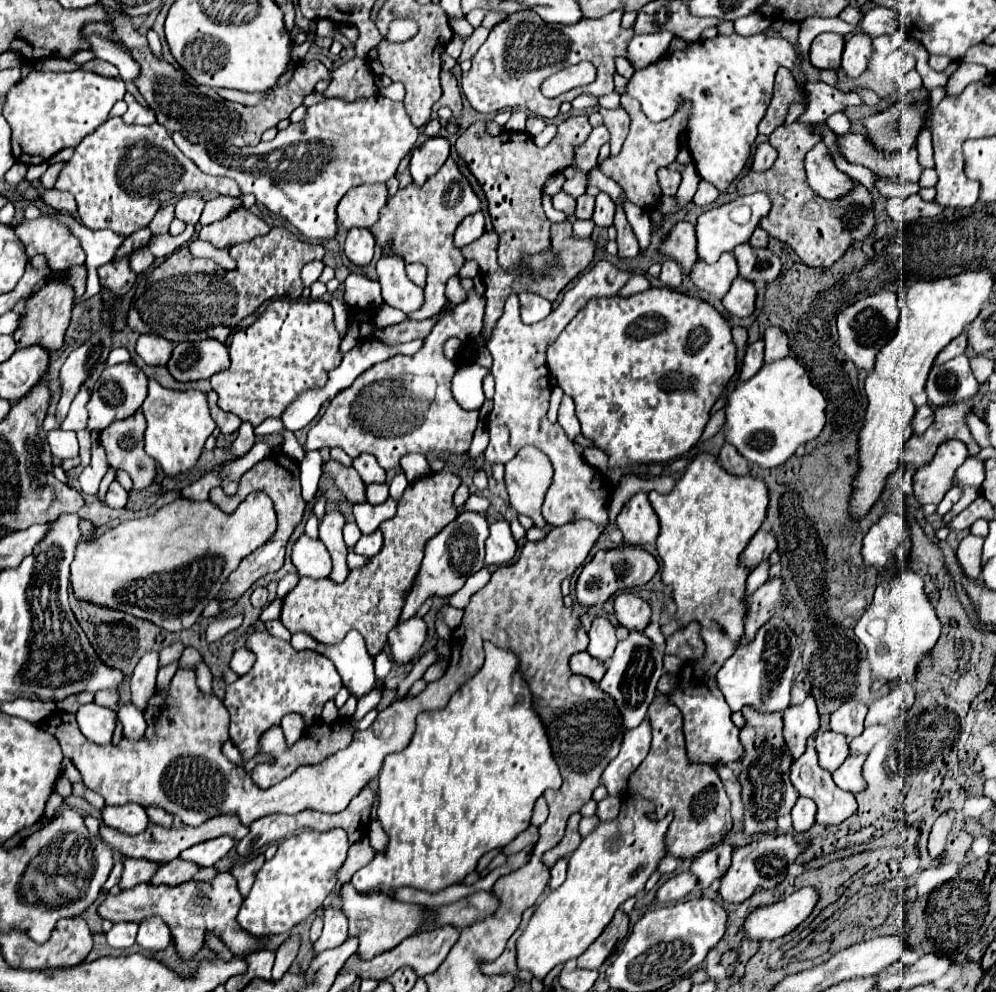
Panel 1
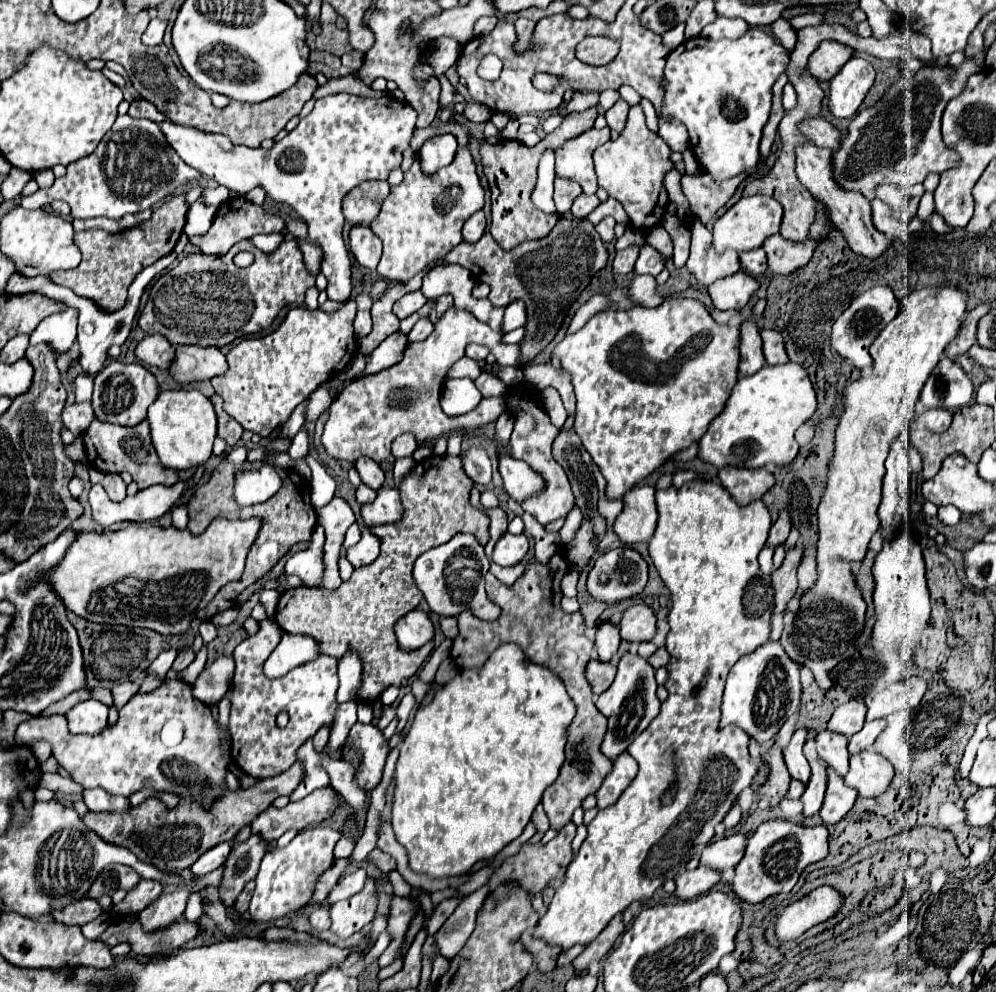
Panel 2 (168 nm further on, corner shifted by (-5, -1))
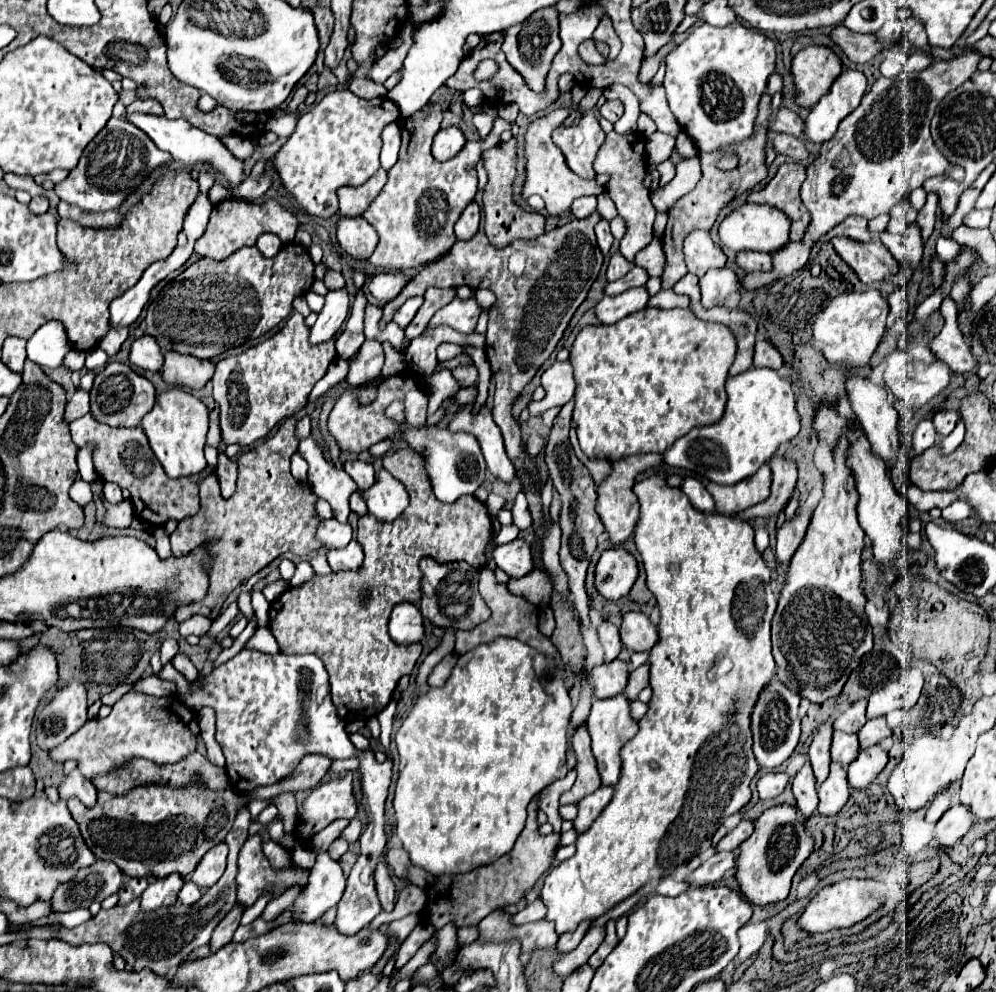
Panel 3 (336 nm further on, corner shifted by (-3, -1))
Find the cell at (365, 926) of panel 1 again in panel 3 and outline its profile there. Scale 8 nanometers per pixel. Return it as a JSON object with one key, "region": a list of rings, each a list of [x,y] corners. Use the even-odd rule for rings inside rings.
{"region":[[[188,878],[188,880],[184,882],[184,886],[182,886],[182,890],[178,892],[178,900],[180,900],[182,904],[190,906],[192,902],[198,902],[198,898],[200,898],[200,888]]]}

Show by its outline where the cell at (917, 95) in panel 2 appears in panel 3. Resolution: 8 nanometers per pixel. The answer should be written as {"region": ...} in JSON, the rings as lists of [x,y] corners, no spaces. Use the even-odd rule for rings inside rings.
{"region":[[[968,52],[952,62],[934,62],[922,72],[902,72],[896,78],[878,78],[870,92],[866,92],[862,104],[840,122],[832,140],[822,144],[820,156],[806,168],[806,180],[800,186],[800,198],[812,214],[806,240],[790,242],[782,252],[772,254],[774,270],[770,274],[748,272],[742,278],[740,288],[756,290],[772,280],[790,276],[808,262],[814,242],[842,220],[852,214],[872,220],[878,214],[890,212],[894,204],[906,198],[914,188],[920,188],[932,174],[948,172],[952,178],[964,178],[964,170],[948,166],[944,156],[936,150],[930,136],[930,120],[938,102],[950,90],[962,86],[968,76],[976,72],[978,62],[980,54]]]}

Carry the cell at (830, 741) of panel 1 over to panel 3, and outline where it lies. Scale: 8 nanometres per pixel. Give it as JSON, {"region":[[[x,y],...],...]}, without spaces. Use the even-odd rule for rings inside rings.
{"region":[[[834,730],[832,736],[832,760],[840,762],[844,768],[856,760],[858,754],[858,738],[856,734],[846,734],[840,730]]]}

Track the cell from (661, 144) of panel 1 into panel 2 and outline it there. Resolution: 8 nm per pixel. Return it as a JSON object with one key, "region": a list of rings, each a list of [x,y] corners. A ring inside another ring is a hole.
{"region":[[[640,104],[630,108],[630,116],[626,122],[626,128],[620,132],[618,140],[606,142],[594,152],[594,166],[598,184],[618,202],[622,202],[624,210],[630,216],[632,226],[640,230],[650,230],[652,226],[660,224],[668,206],[668,192],[664,188],[664,176],[674,168],[674,162],[670,160],[670,146],[654,134],[646,126],[644,112]]]}

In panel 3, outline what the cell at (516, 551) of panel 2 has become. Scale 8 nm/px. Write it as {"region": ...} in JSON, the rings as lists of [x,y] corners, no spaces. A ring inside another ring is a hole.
{"region":[[[516,538],[504,546],[496,546],[494,562],[510,578],[522,578],[534,570],[532,548],[522,538]]]}

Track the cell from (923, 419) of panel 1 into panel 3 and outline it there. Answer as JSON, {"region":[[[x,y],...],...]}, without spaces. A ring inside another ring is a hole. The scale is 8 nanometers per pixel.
{"region":[[[942,408],[942,410],[936,412],[936,416],[934,416],[932,422],[934,422],[936,432],[938,432],[940,436],[948,436],[948,434],[956,428],[956,424],[958,424],[958,410]]]}

